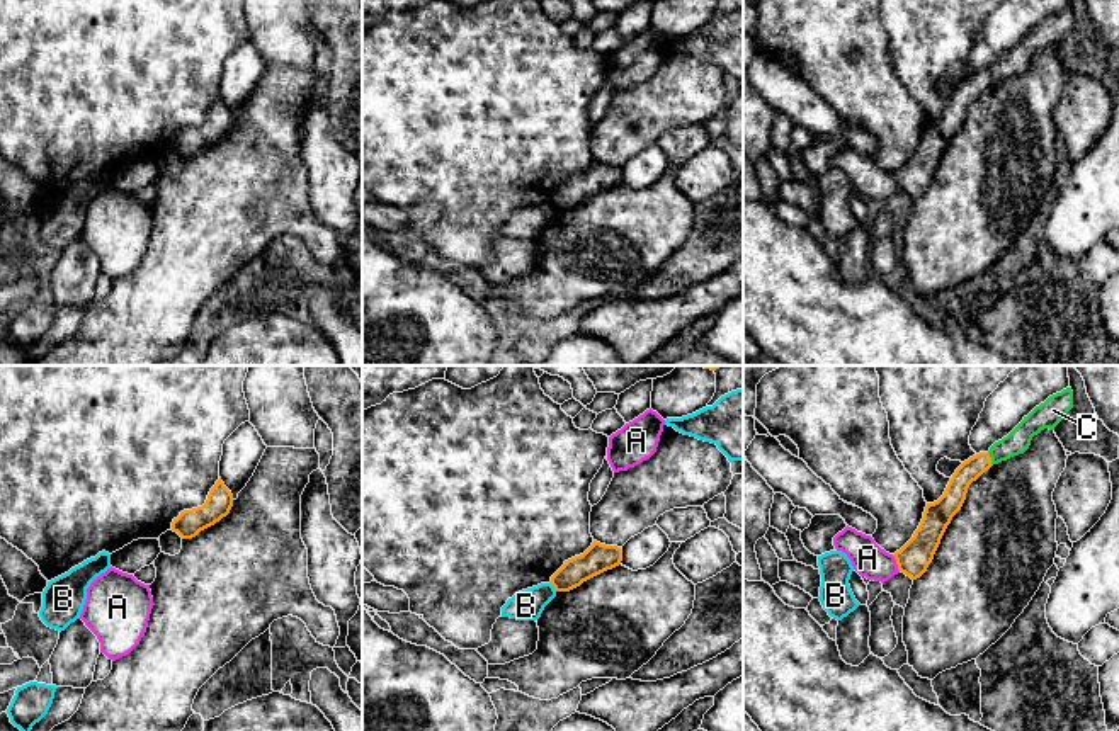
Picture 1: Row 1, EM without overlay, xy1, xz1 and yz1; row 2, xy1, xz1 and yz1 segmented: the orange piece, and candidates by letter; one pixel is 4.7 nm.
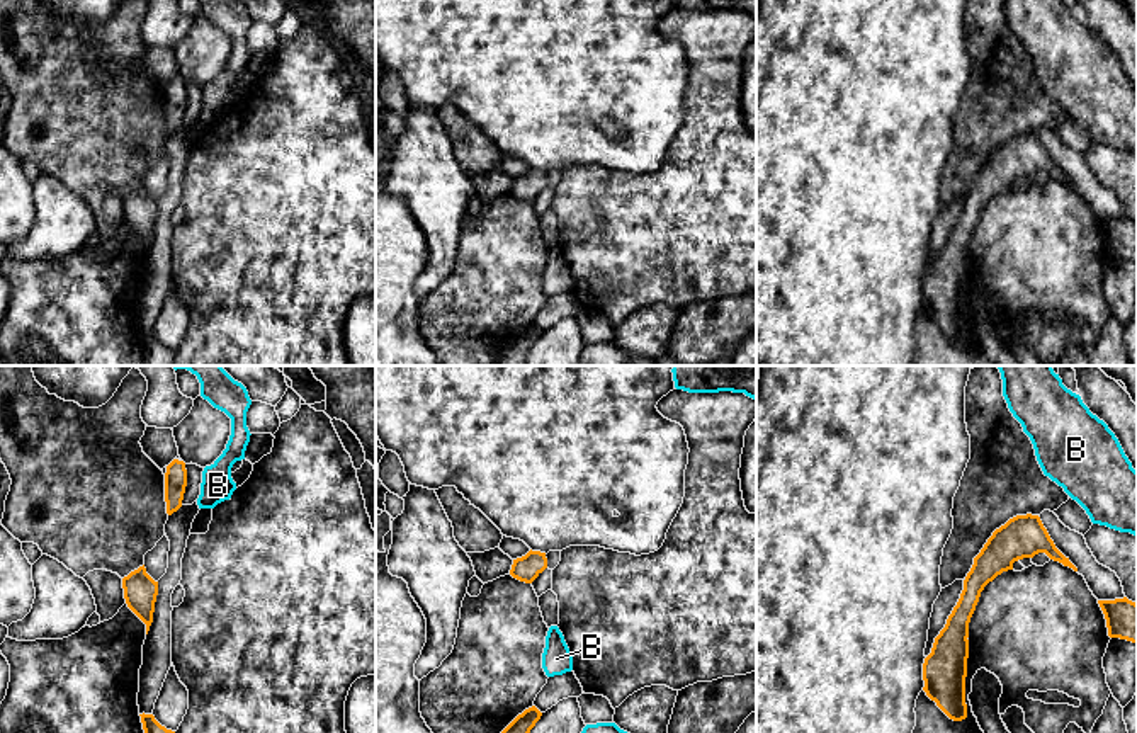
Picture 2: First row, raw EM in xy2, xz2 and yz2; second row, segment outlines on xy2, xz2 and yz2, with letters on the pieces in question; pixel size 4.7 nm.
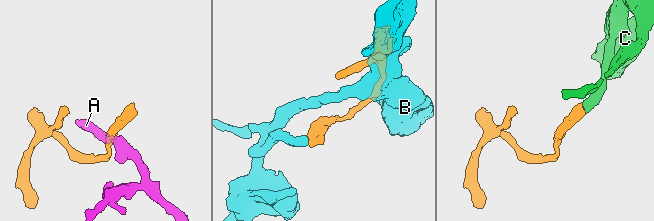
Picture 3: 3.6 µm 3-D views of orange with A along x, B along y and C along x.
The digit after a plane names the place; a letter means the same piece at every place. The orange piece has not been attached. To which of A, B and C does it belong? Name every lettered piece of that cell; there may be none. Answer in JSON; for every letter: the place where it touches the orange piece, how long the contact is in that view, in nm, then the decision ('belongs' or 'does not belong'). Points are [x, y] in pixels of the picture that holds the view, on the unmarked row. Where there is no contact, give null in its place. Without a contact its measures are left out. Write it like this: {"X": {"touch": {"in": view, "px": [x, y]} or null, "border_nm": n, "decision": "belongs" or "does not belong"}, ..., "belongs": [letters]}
{"A": {"touch": {"in": "yz1", "px": [897, 182]}, "border_nm": 90, "decision": "does not belong"}, "B": {"touch": {"in": "xz1", "px": [553, 204]}, "border_nm": 60, "decision": "does not belong"}, "C": {"touch": {"in": "yz1", "px": [990, 79]}, "border_nm": 70, "decision": "belongs"}, "belongs": ["C"]}

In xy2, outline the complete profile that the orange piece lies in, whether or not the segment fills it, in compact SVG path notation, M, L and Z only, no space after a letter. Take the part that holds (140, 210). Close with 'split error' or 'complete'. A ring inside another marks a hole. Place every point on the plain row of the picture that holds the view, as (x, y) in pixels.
M144 184L122 197L124 218L127 226L146 243L146 253L153 241L158 201L148 192Z | complete

